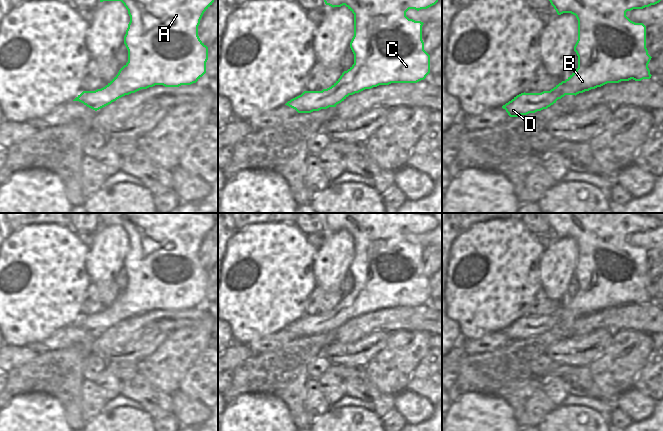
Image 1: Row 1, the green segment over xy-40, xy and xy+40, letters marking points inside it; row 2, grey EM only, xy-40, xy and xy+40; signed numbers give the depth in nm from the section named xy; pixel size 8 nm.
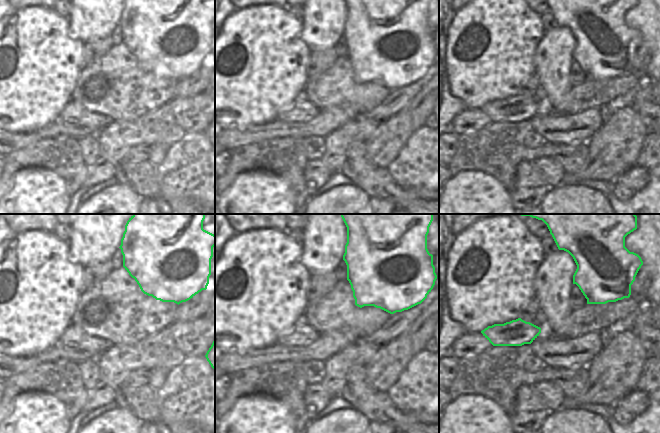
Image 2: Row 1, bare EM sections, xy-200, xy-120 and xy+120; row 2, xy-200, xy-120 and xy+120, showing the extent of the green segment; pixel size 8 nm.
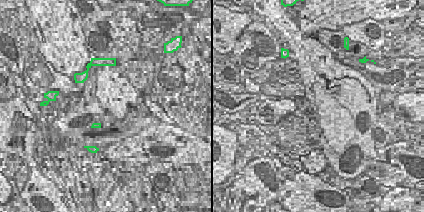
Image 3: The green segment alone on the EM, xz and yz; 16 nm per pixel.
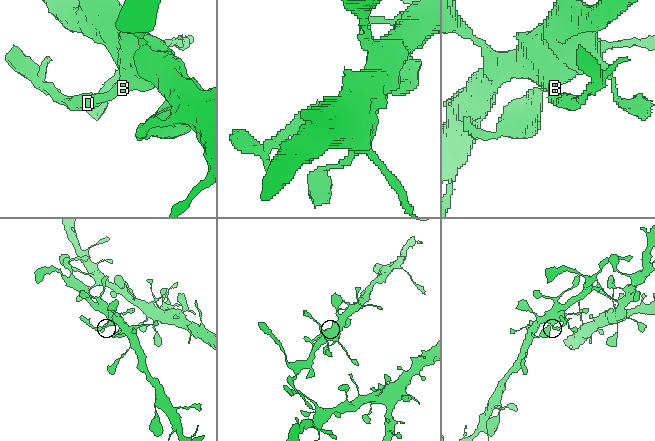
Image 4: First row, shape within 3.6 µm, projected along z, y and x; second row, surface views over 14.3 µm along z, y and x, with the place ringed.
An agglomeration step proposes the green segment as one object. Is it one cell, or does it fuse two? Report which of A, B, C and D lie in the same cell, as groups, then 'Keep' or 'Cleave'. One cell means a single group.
Groups: A B C / D. Cleave.

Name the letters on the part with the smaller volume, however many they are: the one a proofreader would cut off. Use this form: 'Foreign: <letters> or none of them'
Foreign: D.

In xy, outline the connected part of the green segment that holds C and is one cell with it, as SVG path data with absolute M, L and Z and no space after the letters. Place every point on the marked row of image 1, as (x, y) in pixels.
M324 0L324 2L326 5L333 8L345 5L354 14L354 36L350 42L350 48L354 54L354 64L347 71L344 71L340 78L331 87L322 90L325 93L335 93L336 104L344 101L349 95L359 93L365 89L371 89L379 85L389 85L391 83L417 83L424 80L430 73L430 55L424 50L424 42L422 40L422 26L424 23L409 19L406 16L406 12L409 9L415 9L417 11L427 9L435 5L438 0Z

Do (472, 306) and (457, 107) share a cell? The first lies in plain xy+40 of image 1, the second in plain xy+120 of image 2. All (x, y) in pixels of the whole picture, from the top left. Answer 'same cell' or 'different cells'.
different cells

